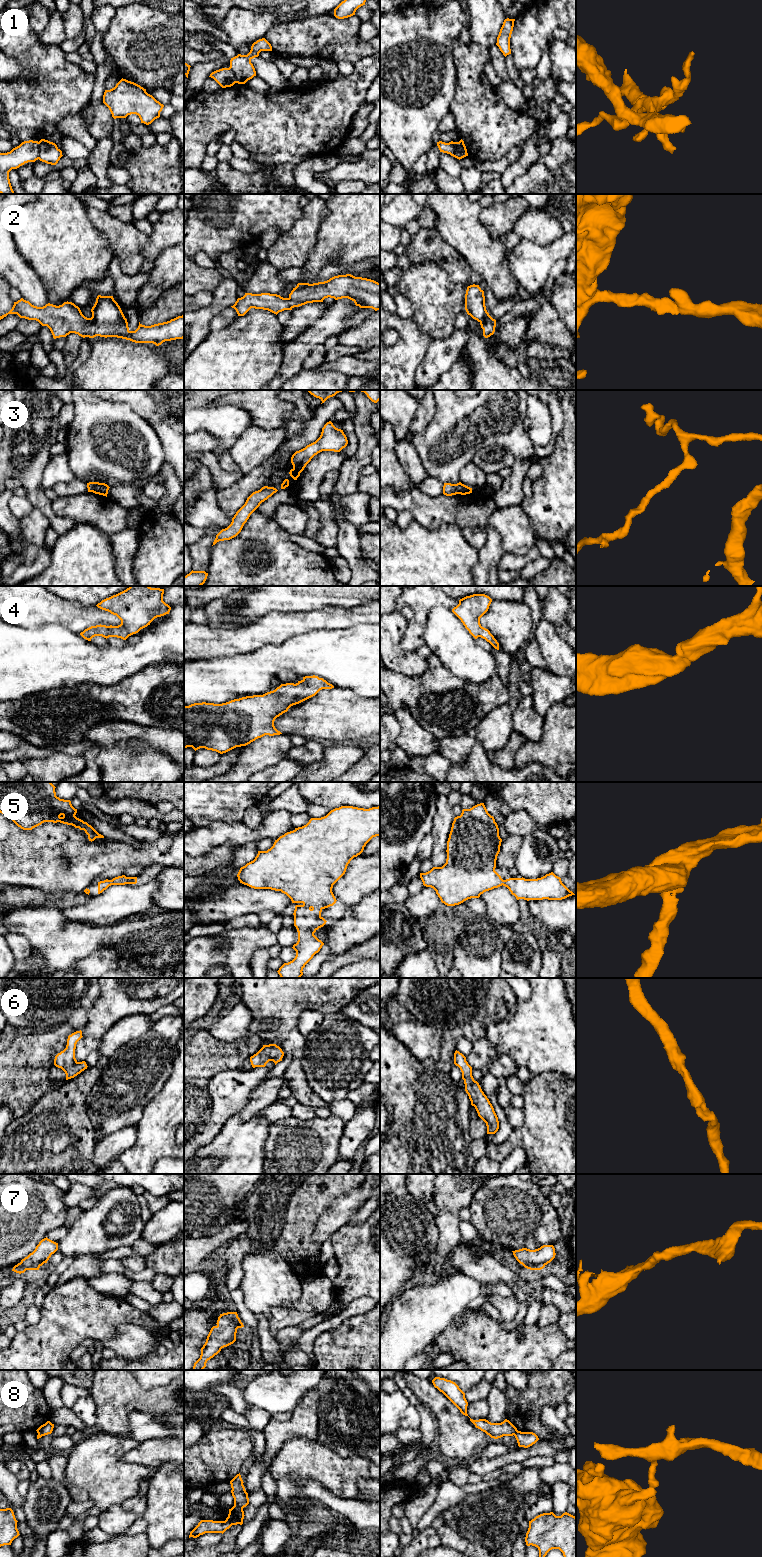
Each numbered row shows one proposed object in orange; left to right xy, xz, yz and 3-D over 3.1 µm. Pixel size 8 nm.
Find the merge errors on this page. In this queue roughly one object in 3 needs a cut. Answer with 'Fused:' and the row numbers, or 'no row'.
Fused: 1, 3, 8

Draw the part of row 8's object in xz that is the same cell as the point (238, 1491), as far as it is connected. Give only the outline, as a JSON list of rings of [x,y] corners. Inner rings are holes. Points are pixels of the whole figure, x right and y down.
[[[240,1473],[237,1474],[231,1481],[231,1493],[234,1498],[234,1505],[244,1508],[249,1504],[248,1493],[245,1490],[243,1485],[243,1480],[241,1478]]]

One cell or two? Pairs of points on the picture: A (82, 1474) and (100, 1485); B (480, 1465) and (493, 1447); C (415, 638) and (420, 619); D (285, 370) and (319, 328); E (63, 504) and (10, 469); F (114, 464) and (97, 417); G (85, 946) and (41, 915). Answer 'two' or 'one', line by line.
A: one
B: two
C: one
D: one
E: two
F: one
G: one

